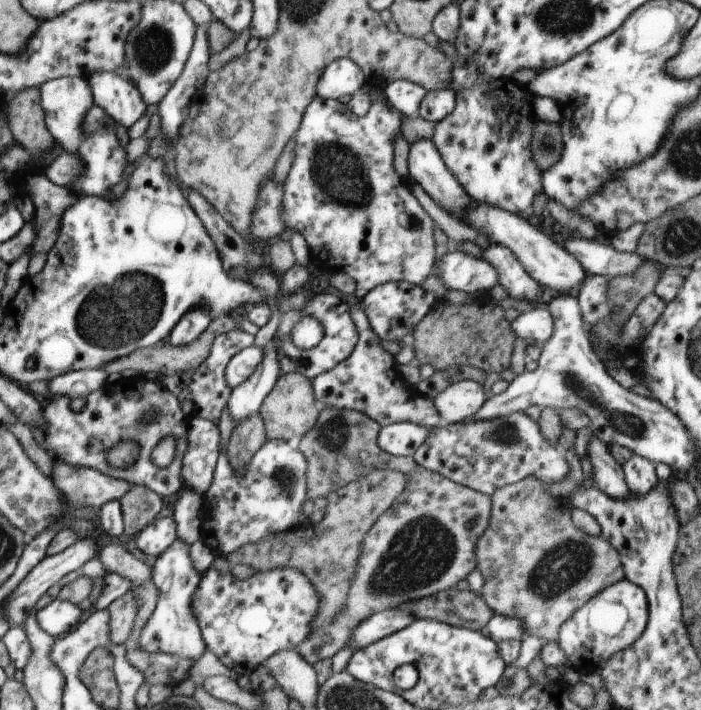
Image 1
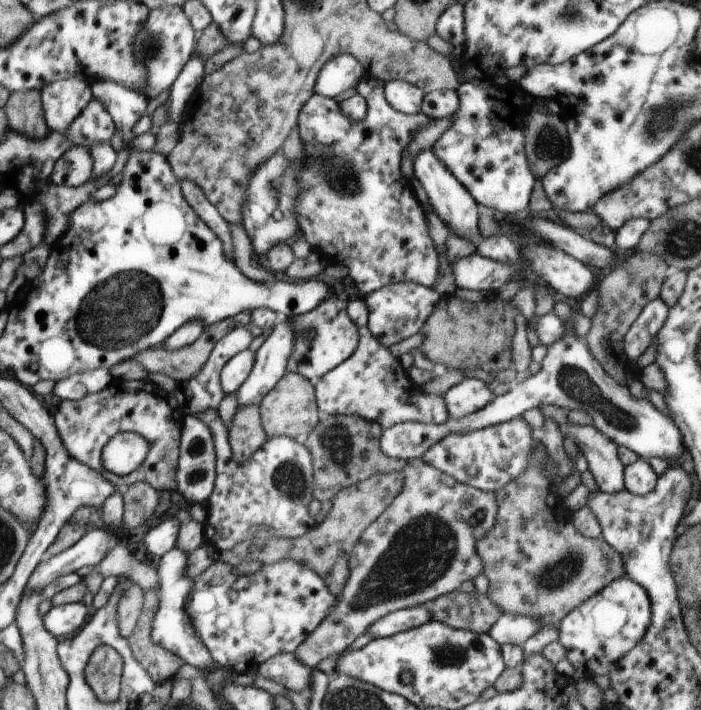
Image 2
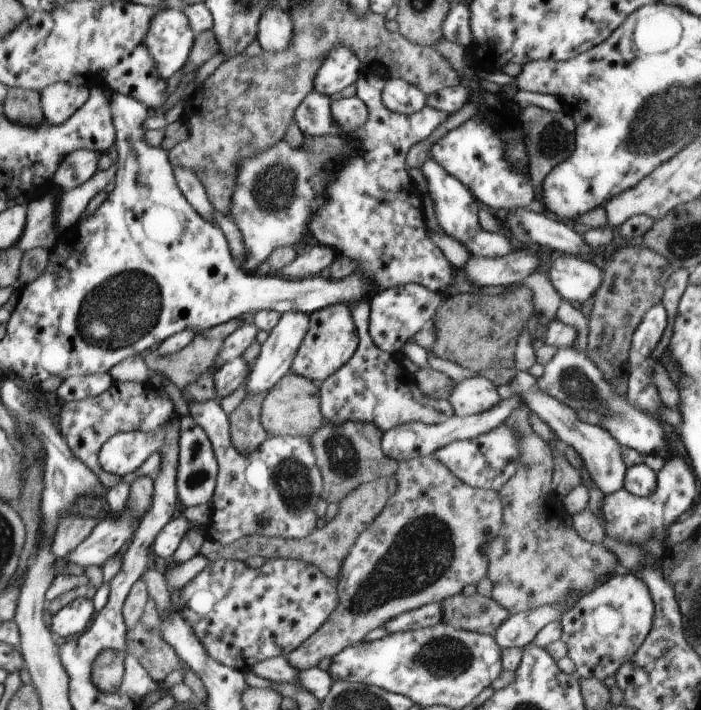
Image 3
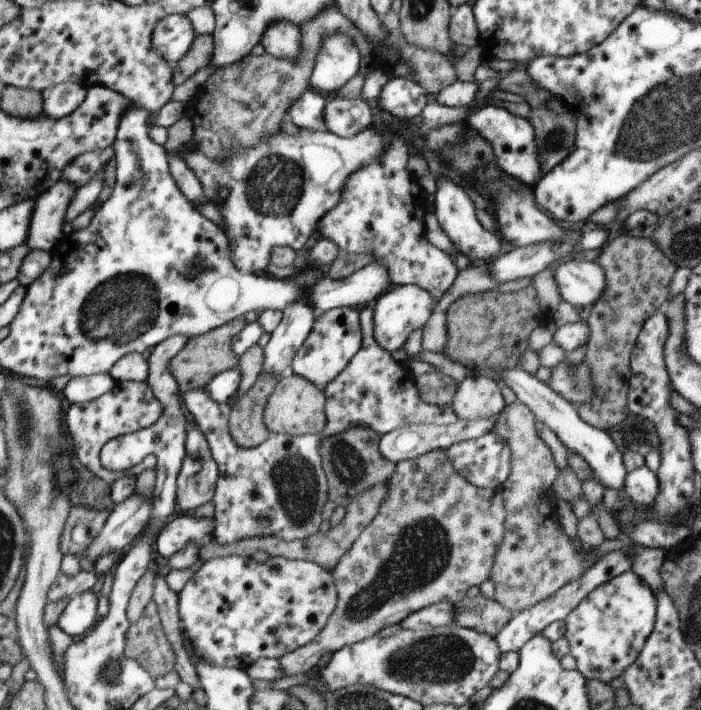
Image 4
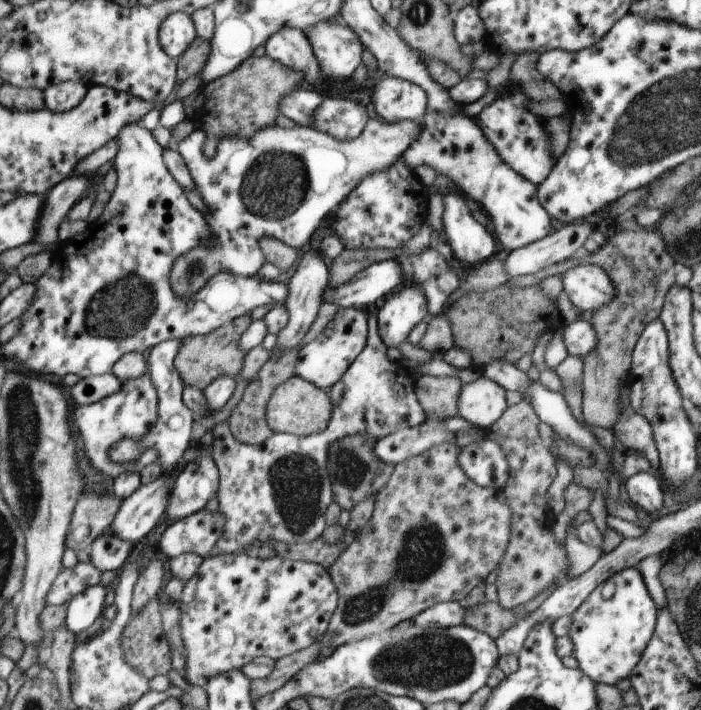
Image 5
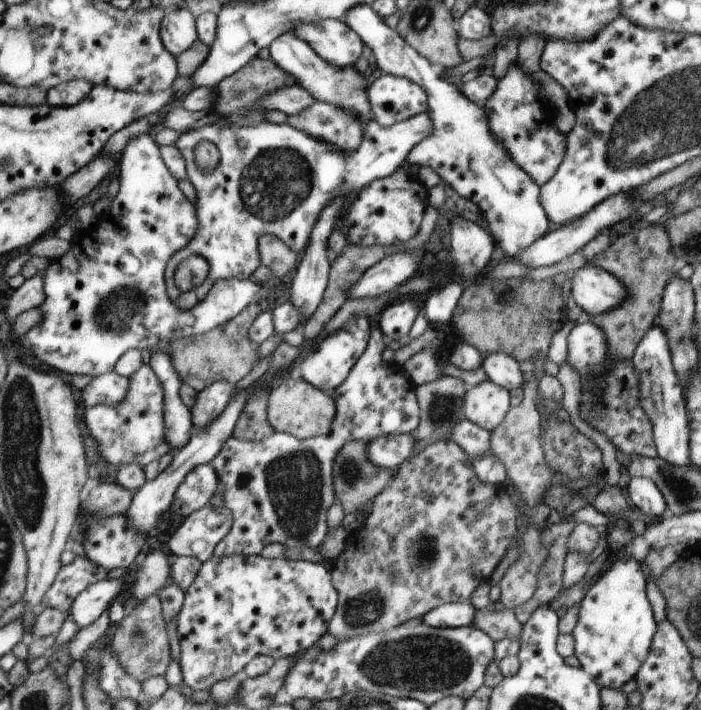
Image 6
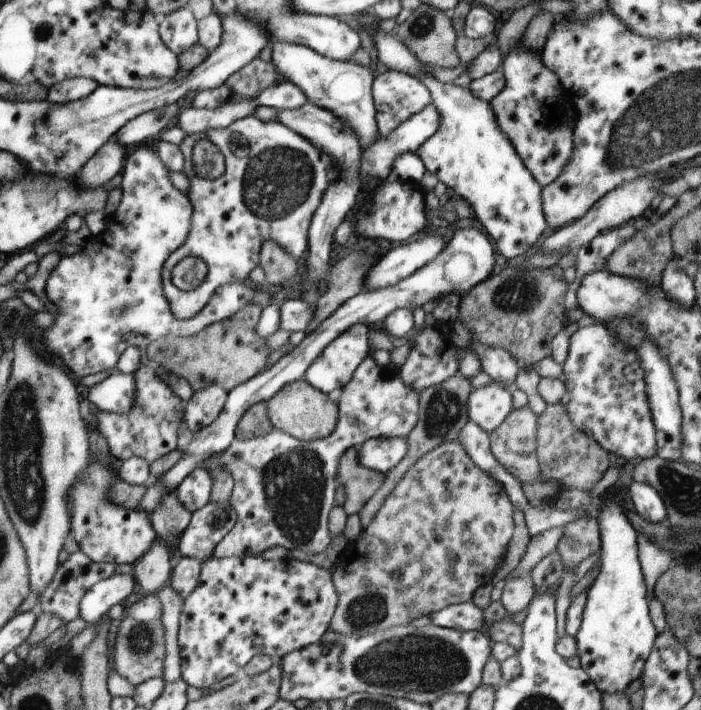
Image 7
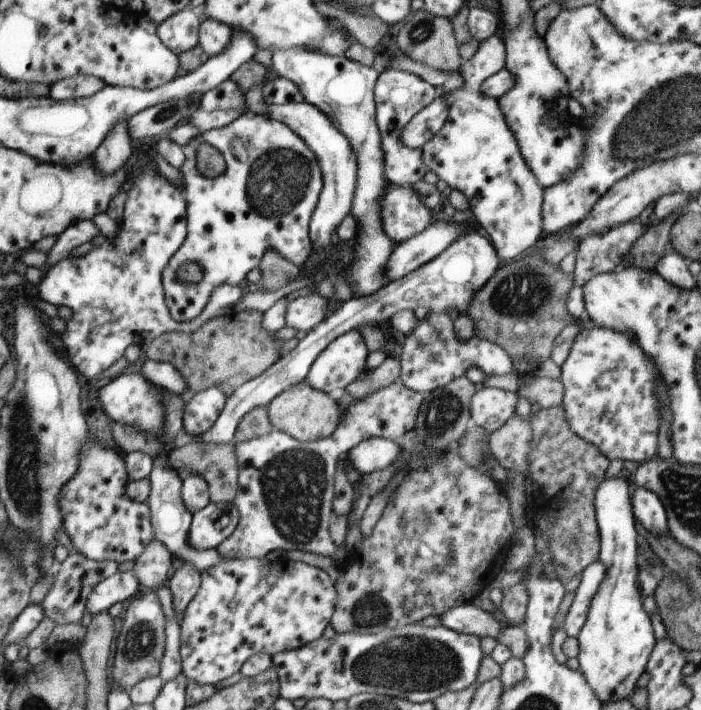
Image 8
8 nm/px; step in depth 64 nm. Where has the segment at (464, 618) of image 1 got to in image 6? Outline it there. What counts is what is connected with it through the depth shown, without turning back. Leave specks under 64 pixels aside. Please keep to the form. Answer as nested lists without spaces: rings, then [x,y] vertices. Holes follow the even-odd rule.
[[[491,605],[484,610],[477,610],[474,628],[483,630],[497,643],[502,639],[518,639],[523,631],[521,624],[514,615],[512,609],[504,609],[501,612],[489,611]]]

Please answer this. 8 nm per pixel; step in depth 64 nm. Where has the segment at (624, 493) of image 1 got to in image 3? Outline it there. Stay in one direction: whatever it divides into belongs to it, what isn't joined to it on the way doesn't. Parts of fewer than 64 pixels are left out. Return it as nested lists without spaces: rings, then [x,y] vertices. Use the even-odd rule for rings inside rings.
[[[518,370],[509,385],[514,394],[519,396],[531,412],[548,424],[564,446],[572,446],[578,452],[594,483],[605,495],[623,488],[627,466],[621,455],[622,446],[606,428],[584,422],[577,415],[576,409],[568,406],[564,401],[560,402],[557,398],[550,396],[545,390],[539,389],[537,378],[528,371]]]

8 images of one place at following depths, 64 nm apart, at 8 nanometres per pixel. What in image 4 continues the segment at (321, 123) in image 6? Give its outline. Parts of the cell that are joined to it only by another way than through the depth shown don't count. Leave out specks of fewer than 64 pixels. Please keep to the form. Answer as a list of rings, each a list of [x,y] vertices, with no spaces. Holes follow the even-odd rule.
[[[332,98],[323,110],[325,128],[339,137],[353,137],[373,124],[374,110],[360,98]]]

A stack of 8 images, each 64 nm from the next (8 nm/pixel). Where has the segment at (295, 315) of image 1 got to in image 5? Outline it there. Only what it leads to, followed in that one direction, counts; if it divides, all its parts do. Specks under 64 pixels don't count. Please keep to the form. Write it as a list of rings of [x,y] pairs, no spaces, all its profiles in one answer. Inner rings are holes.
[[[339,308],[325,330],[315,340],[300,349],[298,360],[295,363],[295,375],[328,393],[367,345],[369,329],[367,315],[366,309]]]

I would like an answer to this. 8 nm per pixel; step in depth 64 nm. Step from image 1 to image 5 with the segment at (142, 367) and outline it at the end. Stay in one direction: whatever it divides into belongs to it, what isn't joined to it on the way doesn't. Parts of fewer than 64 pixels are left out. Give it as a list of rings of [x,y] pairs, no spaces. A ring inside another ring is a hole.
[[[248,313],[208,334],[181,339],[180,351],[173,363],[183,380],[183,386],[188,385],[203,391],[214,379],[224,375],[238,380],[241,376],[244,358],[248,353],[248,350],[246,352],[241,350],[239,343],[242,333],[250,326],[252,321],[250,313]]]

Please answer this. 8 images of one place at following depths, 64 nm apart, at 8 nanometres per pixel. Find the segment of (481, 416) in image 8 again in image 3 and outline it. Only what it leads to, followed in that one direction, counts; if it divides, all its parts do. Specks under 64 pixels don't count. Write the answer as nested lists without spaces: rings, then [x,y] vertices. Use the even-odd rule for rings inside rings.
[[[477,375],[456,383],[448,400],[456,416],[469,417],[494,408],[502,399],[492,381]]]

